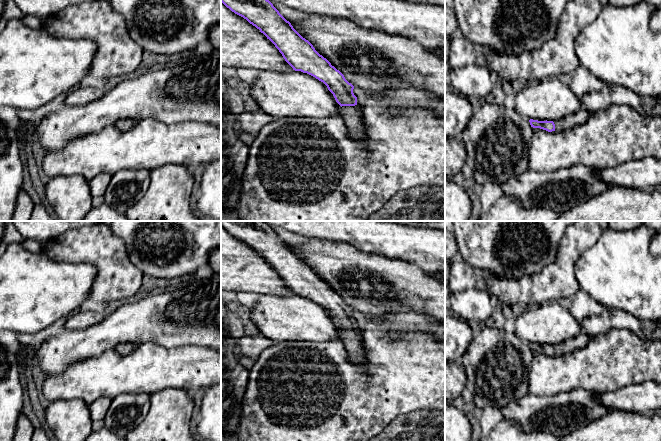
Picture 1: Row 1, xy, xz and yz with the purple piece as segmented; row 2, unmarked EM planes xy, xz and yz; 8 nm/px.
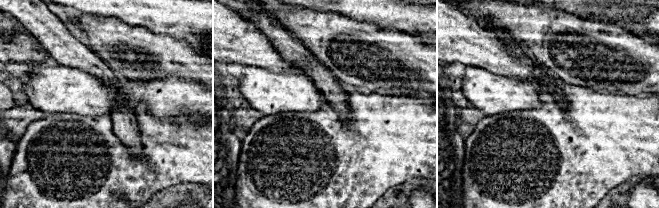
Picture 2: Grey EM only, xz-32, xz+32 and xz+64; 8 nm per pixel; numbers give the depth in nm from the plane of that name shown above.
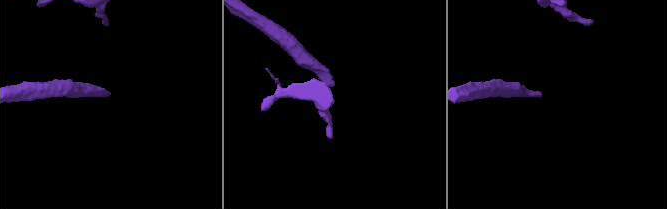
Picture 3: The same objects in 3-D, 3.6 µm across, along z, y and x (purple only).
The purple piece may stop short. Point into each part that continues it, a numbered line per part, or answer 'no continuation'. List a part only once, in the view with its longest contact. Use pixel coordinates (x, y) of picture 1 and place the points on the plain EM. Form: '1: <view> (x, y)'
1: xz (352, 339)

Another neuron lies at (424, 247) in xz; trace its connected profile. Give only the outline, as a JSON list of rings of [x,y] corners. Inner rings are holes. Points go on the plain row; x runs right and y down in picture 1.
[[[264,221],[309,239],[347,243],[368,253],[418,265],[445,281],[445,231],[386,221]]]

